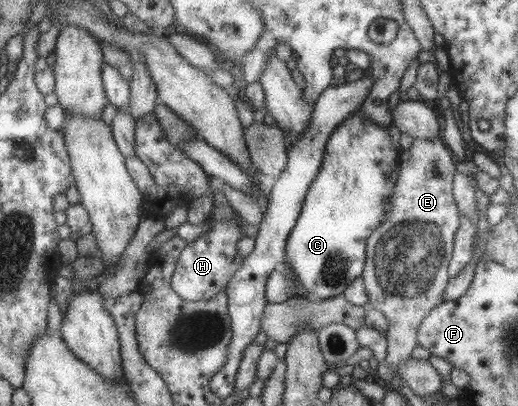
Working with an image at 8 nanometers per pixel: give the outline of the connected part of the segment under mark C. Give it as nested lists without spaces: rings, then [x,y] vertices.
[[[359,108],[355,113],[348,114],[347,118],[334,128],[325,144],[321,168],[307,190],[284,249],[286,261],[293,267],[301,286],[313,299],[327,300],[342,294],[352,280],[361,276],[366,238],[381,224],[385,200],[393,193],[398,176],[399,152],[395,151],[387,134],[387,130],[365,118]]]

